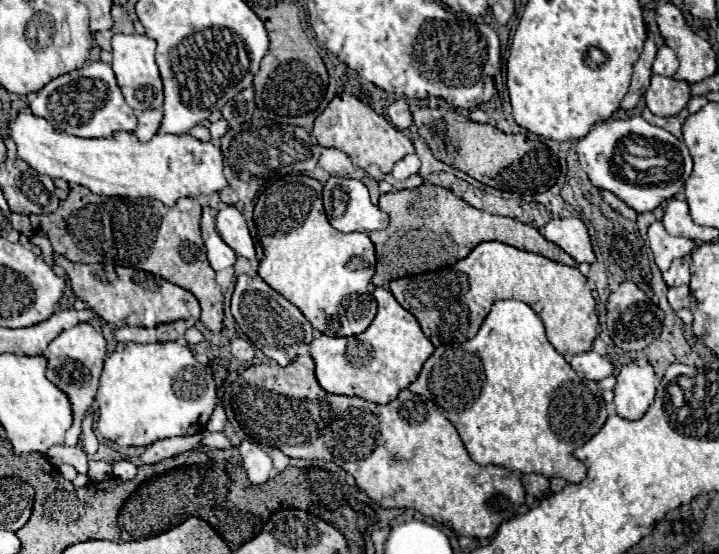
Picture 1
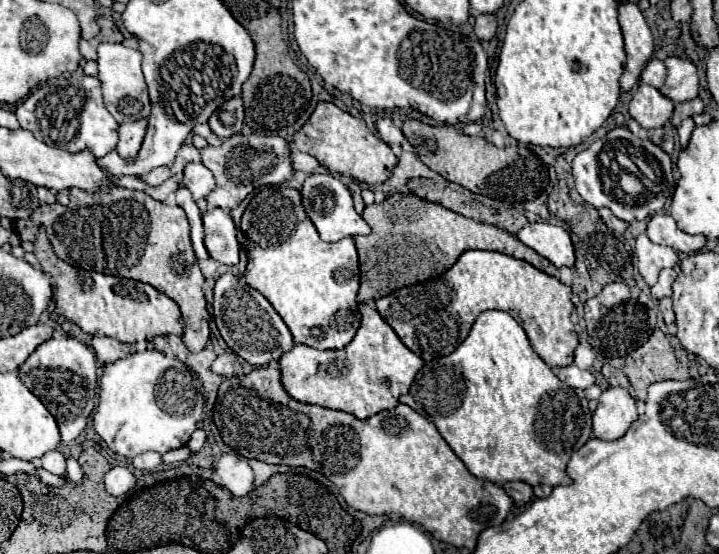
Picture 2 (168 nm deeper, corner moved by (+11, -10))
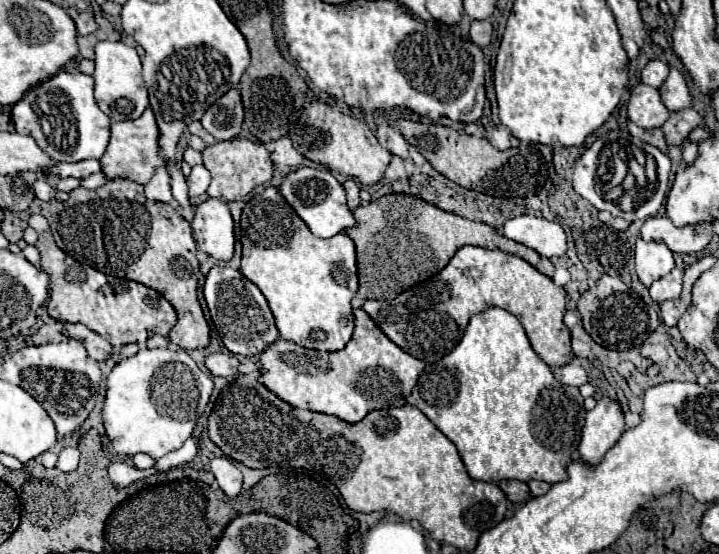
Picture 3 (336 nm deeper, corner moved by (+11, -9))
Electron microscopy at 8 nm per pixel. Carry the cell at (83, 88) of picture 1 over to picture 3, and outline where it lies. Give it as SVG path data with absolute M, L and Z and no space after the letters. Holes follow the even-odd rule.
M59 71L45 83L29 89L21 101L11 109L15 131L31 135L37 145L55 161L83 161L101 159L109 143L109 117L97 107L93 99L93 77L85 73Z

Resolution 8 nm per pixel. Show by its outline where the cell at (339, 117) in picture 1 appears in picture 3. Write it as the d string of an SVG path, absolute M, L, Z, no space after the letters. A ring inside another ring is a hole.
M321 101L307 105L299 119L299 125L291 133L291 141L293 147L297 151L301 149L301 153L313 163L321 163L333 173L355 177L361 185L375 185L383 177L391 161L391 153L379 145L377 137L363 119L349 117Z

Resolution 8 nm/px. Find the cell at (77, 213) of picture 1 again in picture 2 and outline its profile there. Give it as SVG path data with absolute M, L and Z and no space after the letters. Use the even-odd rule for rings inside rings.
M71 188L69 200L65 208L61 204L43 204L27 222L21 220L19 224L27 224L25 230L31 234L29 240L35 242L37 230L43 226L57 258L63 262L155 286L179 304L185 320L185 346L191 352L201 352L210 340L212 317L205 308L203 276L191 248L185 210L181 210L181 206L167 206L129 188L113 188L101 194L87 194Z

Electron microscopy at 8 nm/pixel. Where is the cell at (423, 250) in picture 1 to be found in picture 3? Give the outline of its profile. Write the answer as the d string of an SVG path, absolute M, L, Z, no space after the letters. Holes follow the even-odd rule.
M389 193L353 211L357 221L355 227L345 229L357 247L357 269L359 269L359 291L357 299L393 299L405 289L439 273L455 251L463 245L477 245L485 249L499 249L503 253L517 255L533 265L539 273L553 277L553 265L547 257L533 253L533 249L507 239L497 229L463 219L455 213L447 213L419 197Z

